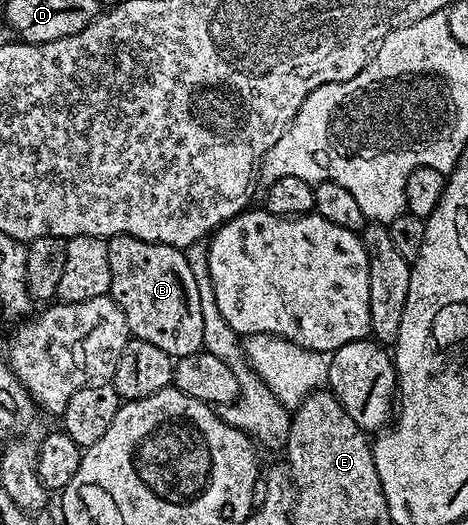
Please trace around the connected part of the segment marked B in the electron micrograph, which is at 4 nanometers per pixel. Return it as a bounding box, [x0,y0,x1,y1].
[107,235,204,360]

